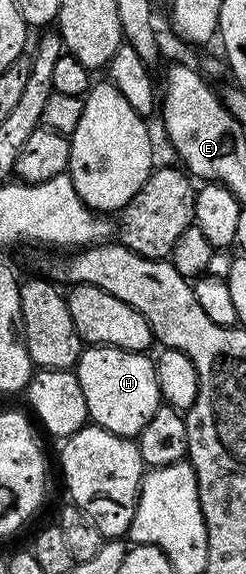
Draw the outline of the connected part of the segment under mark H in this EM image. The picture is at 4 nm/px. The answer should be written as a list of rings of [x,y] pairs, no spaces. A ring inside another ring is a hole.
[[[87,346],[78,359],[76,374],[84,389],[84,401],[88,401],[90,419],[114,435],[136,437],[152,421],[162,403],[154,359],[141,351]]]

